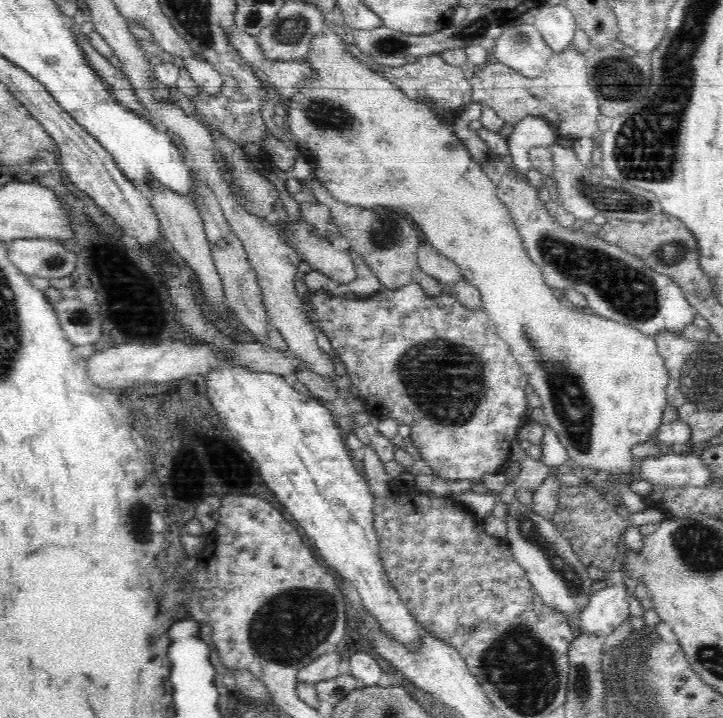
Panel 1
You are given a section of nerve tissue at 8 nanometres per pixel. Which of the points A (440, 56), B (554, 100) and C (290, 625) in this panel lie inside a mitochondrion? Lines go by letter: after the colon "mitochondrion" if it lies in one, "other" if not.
A: other
B: other
C: mitochondrion

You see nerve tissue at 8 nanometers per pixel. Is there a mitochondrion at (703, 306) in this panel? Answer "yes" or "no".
no

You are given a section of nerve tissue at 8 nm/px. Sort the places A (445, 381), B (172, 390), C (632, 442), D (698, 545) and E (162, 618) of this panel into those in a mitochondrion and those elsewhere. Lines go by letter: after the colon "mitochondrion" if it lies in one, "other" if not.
A: mitochondrion
B: other
C: other
D: mitochondrion
E: other

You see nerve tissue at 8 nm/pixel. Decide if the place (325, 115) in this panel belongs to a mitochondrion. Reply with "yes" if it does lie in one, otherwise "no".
yes

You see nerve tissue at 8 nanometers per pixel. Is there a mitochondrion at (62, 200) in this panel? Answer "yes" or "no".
no

